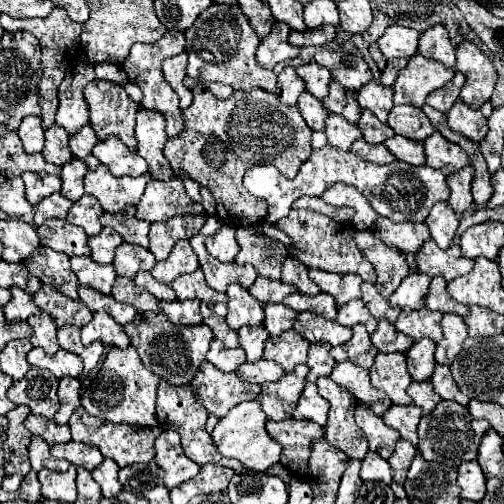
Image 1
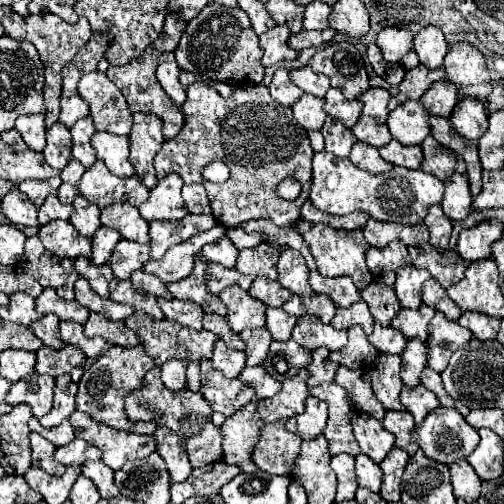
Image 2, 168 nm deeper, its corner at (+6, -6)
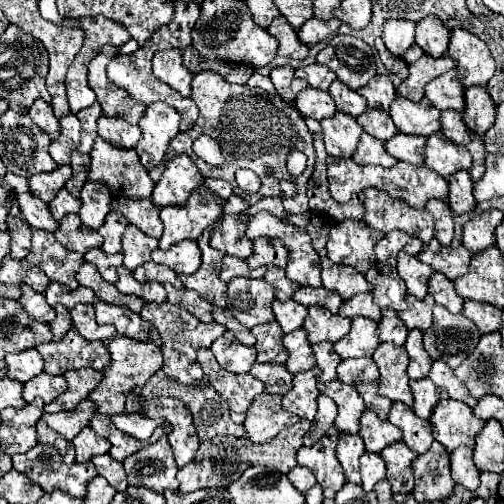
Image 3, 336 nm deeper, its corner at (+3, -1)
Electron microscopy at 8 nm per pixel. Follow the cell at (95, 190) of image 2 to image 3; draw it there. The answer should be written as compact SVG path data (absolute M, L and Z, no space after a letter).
M97 137L89 155L89 181L107 183L115 197L151 197L153 181L147 169L143 169L135 149L123 149Z

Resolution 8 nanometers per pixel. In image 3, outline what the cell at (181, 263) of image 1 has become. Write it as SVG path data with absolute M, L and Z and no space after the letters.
M179 241L177 245L173 245L167 251L155 249L153 255L151 255L151 259L155 263L163 263L163 265L171 267L179 275L191 275L201 265L199 245L195 241Z

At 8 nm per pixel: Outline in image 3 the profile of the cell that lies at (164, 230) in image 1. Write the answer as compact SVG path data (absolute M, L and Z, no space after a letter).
M211 189L191 191L191 199L183 205L163 207L161 221L165 225L163 237L159 239L159 249L169 249L171 245L191 239L197 241L203 229L211 227L223 215L225 201L215 197Z

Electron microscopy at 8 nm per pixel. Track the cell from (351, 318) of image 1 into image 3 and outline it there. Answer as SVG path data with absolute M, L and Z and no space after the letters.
M359 293L359 295L351 297L349 301L343 301L339 313L343 317L363 315L363 317L369 317L373 321L379 321L379 317L381 317L381 309L379 309L379 305L373 303L373 295L371 293Z

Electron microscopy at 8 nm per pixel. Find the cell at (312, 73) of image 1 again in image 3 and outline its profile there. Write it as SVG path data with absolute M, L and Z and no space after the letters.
M319 63L305 65L305 67L297 69L297 71L295 71L295 75L297 75L299 79L305 79L311 87L321 89L321 91L327 91L327 89L329 89L329 85L337 79L337 75L335 75L329 67L319 65Z

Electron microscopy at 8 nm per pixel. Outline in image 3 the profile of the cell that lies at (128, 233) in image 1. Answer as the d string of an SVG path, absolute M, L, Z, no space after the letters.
M119 197L113 201L113 209L121 211L129 223L137 225L143 233L159 239L163 233L163 223L159 219L159 207L151 199L133 199L133 197Z

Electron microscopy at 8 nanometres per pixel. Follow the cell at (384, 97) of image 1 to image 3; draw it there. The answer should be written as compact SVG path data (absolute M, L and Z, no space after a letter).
M377 75L365 87L359 89L359 95L363 95L367 99L369 107L387 111L391 101L395 99L395 89L393 89L393 83L387 75Z

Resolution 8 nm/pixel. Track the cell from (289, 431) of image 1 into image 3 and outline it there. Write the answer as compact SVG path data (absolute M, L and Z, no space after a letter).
M301 419L299 423L283 429L277 437L273 437L271 441L263 445L255 445L249 439L239 439L239 437L213 437L201 443L201 447L195 453L195 461L179 469L177 473L177 479L181 483L179 491L189 493L189 491L197 491L203 487L227 487L231 485L231 481L235 481L235 477L241 477L243 471L253 465L275 467L281 473L289 473L297 465L295 455L297 455L297 449L303 445L303 437L309 431L309 427L311 423L307 419Z

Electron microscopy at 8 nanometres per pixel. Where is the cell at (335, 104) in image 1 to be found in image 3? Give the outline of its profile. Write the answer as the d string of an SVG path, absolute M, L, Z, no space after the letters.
M333 81L331 87L329 87L329 93L331 97L335 99L335 105L339 111L343 113L349 113L353 117L359 117L365 109L367 109L367 101L353 89L349 89L347 85L343 85L341 81Z

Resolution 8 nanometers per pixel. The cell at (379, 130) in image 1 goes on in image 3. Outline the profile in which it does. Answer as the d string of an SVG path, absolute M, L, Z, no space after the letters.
M367 109L363 115L357 117L357 123L363 127L365 133L373 135L379 141L389 141L397 133L397 127L393 125L389 113L383 109Z

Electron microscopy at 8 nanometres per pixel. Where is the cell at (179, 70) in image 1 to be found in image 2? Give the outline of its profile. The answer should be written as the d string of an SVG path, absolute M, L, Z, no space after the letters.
M172 52L162 54L160 60L162 60L162 62L158 64L156 76L158 76L162 88L166 90L166 94L172 98L172 102L174 102L176 106L182 106L184 100L186 100L186 92L184 92L184 88L182 88L182 84L180 84L180 80L178 80L180 66L178 66L178 62L176 62L176 58L174 58Z

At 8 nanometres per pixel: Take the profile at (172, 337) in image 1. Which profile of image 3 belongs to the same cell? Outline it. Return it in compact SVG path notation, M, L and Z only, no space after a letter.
M169 301L147 303L141 311L141 317L145 321L151 321L153 327L159 331L159 335L163 339L163 359L165 359L163 373L167 377L183 383L183 385L191 385L191 383L203 379L201 367L197 363L197 349L199 347L209 347L219 335L223 335L227 331L227 327L223 327L219 323L201 323L187 309L171 305Z

